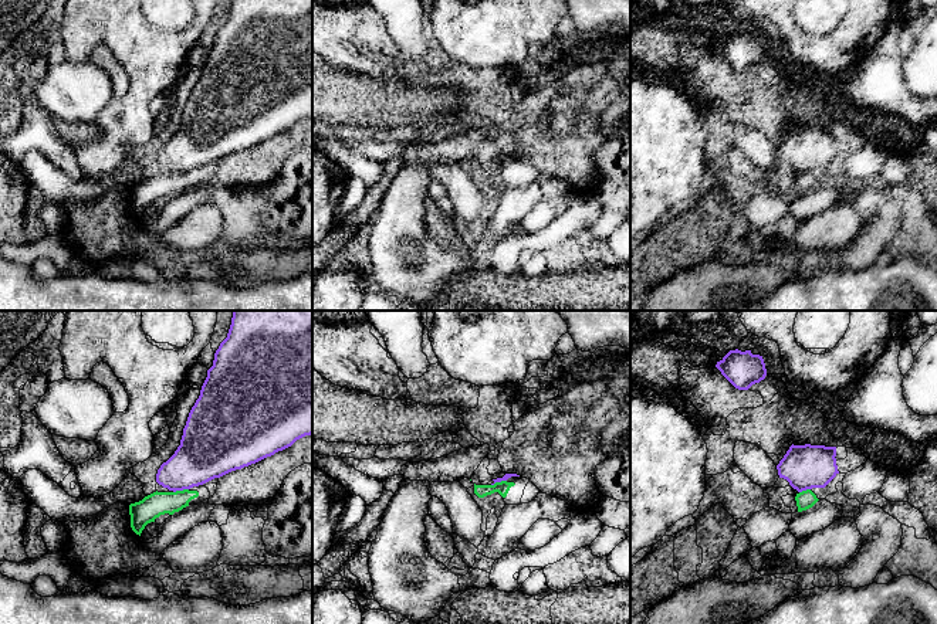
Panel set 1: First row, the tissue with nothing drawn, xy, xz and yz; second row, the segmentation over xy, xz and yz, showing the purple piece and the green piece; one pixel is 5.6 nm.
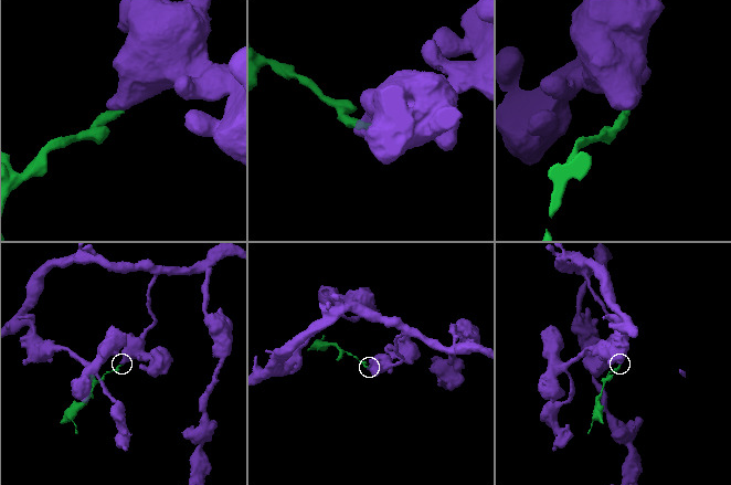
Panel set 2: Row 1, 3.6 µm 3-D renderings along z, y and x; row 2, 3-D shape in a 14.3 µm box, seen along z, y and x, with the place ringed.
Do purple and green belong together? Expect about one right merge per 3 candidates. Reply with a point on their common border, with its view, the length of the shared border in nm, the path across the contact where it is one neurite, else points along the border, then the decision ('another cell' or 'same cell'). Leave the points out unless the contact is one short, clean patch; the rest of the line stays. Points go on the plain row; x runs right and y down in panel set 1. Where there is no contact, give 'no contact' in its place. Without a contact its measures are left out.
xy (181, 172) | 90 nm | along xy (188, 170), (173, 175) | another cell

